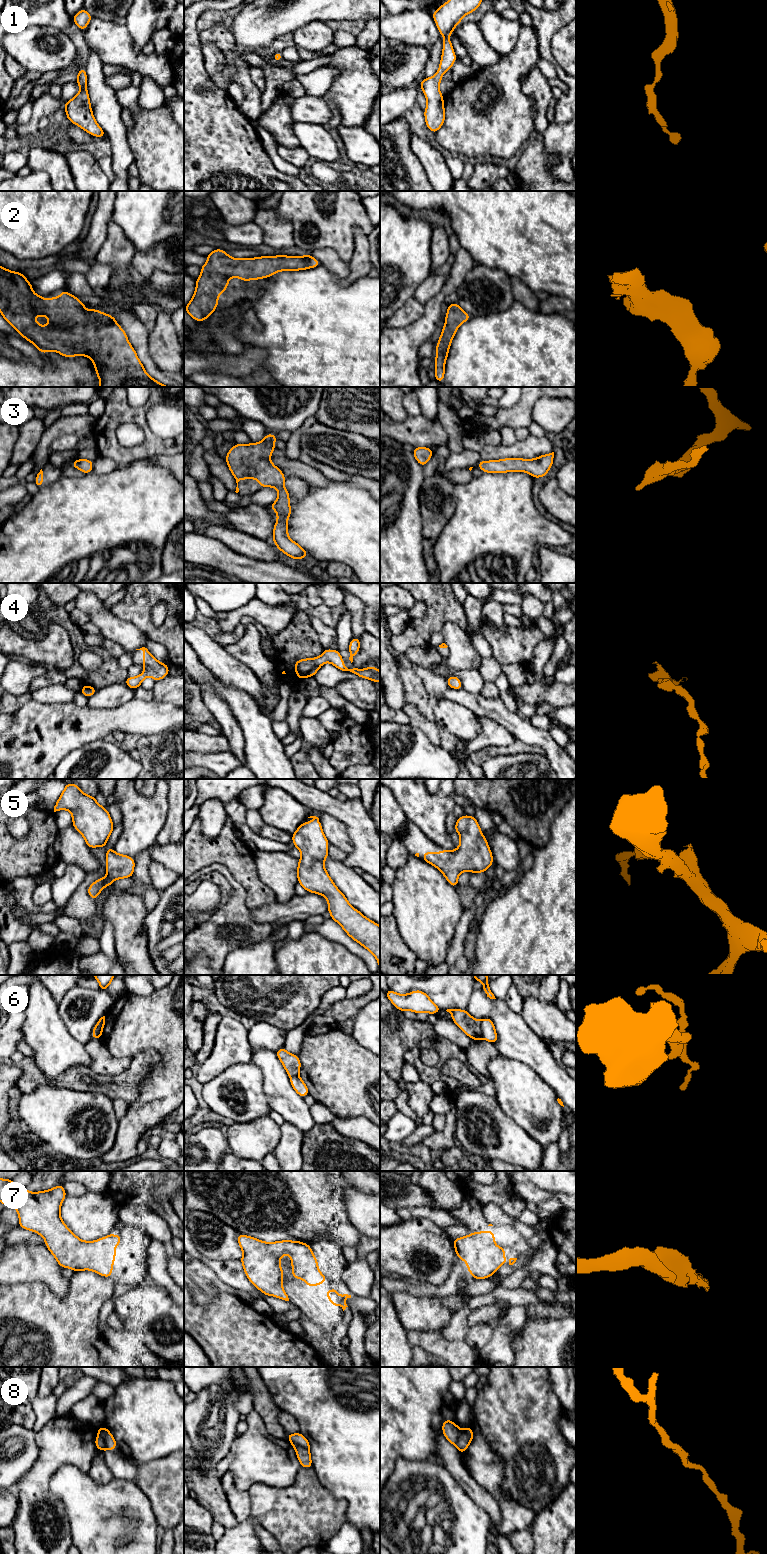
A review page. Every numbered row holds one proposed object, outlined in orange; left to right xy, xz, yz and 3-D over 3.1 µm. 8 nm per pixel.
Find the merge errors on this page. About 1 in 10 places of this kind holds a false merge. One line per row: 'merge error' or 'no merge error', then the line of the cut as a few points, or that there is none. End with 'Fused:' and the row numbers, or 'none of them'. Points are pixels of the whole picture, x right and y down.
1: no merge error; no cut
2: no merge error; no cut
3: no merge error; no cut
4: no merge error; no cut
5: no merge error; no cut
6: no merge error; no cut
7: merge error; cut in yz along (464, 1237), (494, 1244)
8: no merge error; no cut
Fused: 7

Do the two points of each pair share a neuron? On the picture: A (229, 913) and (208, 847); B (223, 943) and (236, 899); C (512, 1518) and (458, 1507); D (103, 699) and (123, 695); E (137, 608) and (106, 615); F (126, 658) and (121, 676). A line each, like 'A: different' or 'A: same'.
A: different
B: same
C: different
D: same
E: different
F: different

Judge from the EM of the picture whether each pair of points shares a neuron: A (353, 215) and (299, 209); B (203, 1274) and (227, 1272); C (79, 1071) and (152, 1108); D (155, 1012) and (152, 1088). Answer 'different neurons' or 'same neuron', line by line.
A: same neuron
B: different neurons
C: different neurons
D: same neuron

